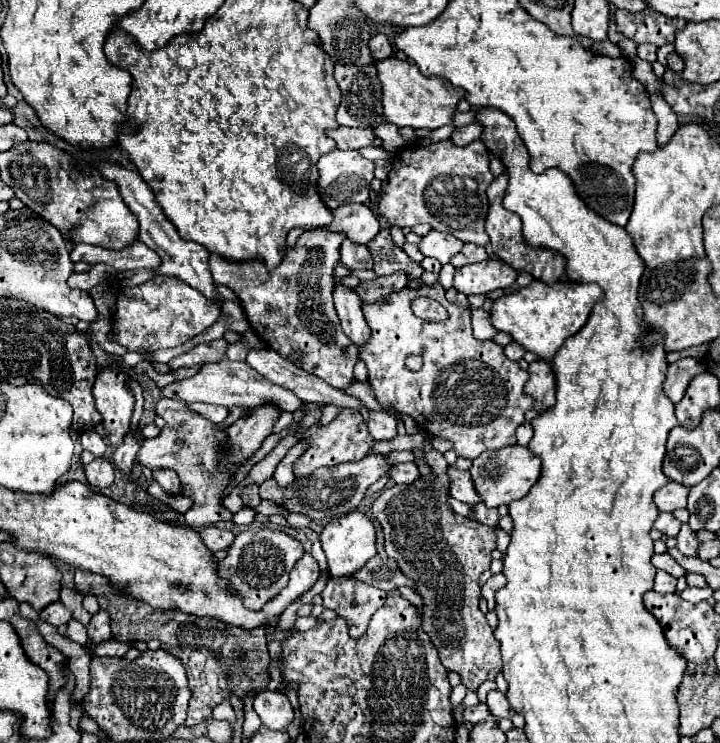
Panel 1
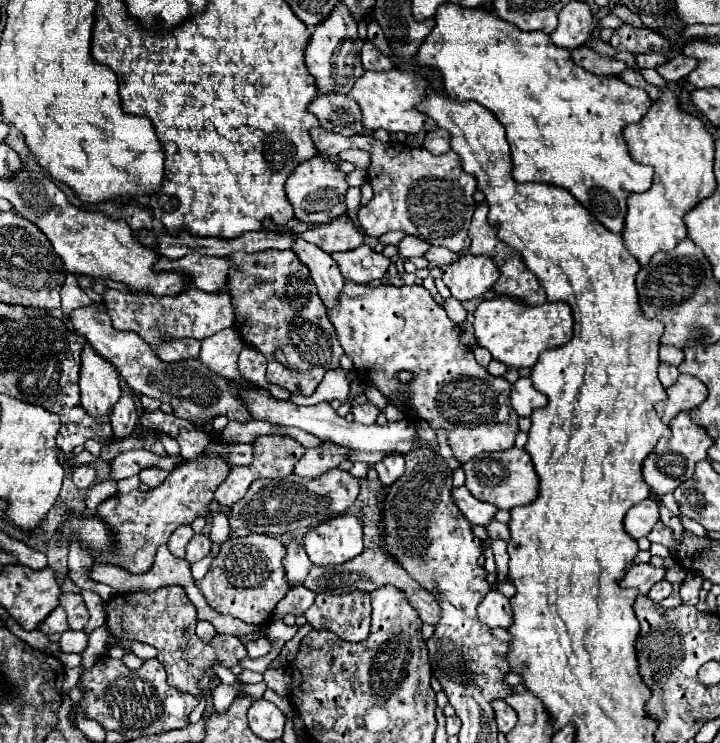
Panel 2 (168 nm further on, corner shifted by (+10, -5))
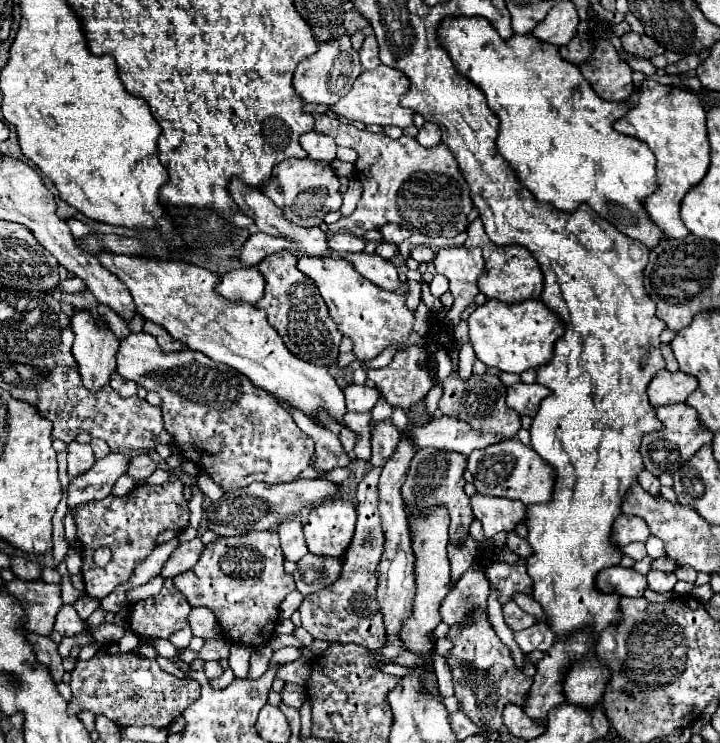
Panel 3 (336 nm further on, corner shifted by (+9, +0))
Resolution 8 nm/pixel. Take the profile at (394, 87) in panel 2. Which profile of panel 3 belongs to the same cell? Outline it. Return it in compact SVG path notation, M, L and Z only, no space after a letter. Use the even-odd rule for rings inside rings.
M378 65L372 71L362 71L358 75L358 79L354 81L350 93L346 97L342 97L332 109L342 117L348 117L352 121L362 121L366 125L370 125L370 123L376 123L382 127L396 125L396 127L404 129L404 127L412 125L412 117L414 117L414 111L400 107L400 97L402 97L402 93L408 91L408 87L410 87L410 83L402 71L386 67L386 65Z

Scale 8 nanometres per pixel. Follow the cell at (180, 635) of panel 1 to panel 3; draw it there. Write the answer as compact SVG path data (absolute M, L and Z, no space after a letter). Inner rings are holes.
M166 579L160 593L138 601L128 611L128 627L140 637L168 639L174 631L184 629L190 605L186 597Z

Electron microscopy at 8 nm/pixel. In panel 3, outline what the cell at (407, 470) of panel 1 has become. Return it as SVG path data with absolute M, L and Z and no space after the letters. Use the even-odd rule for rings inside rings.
M390 419L386 421L378 421L370 425L370 433L372 433L372 457L370 463L374 467L384 467L386 459L390 459L390 455L394 453L394 447L398 445L400 433L394 427L394 423Z

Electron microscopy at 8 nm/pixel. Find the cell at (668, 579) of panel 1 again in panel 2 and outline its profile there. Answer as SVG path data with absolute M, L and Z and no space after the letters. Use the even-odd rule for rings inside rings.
M667 580L657 582L657 584L647 592L647 596L649 596L653 602L661 602L661 600L667 598L669 594L671 594L671 584L669 584Z

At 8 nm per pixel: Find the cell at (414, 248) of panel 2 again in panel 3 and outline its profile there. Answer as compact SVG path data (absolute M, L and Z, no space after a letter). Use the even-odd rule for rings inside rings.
M384 223L384 227L380 227L380 233L386 243L394 243L394 245L400 245L404 239L412 235L408 229L402 229L400 225L394 225L394 223Z

